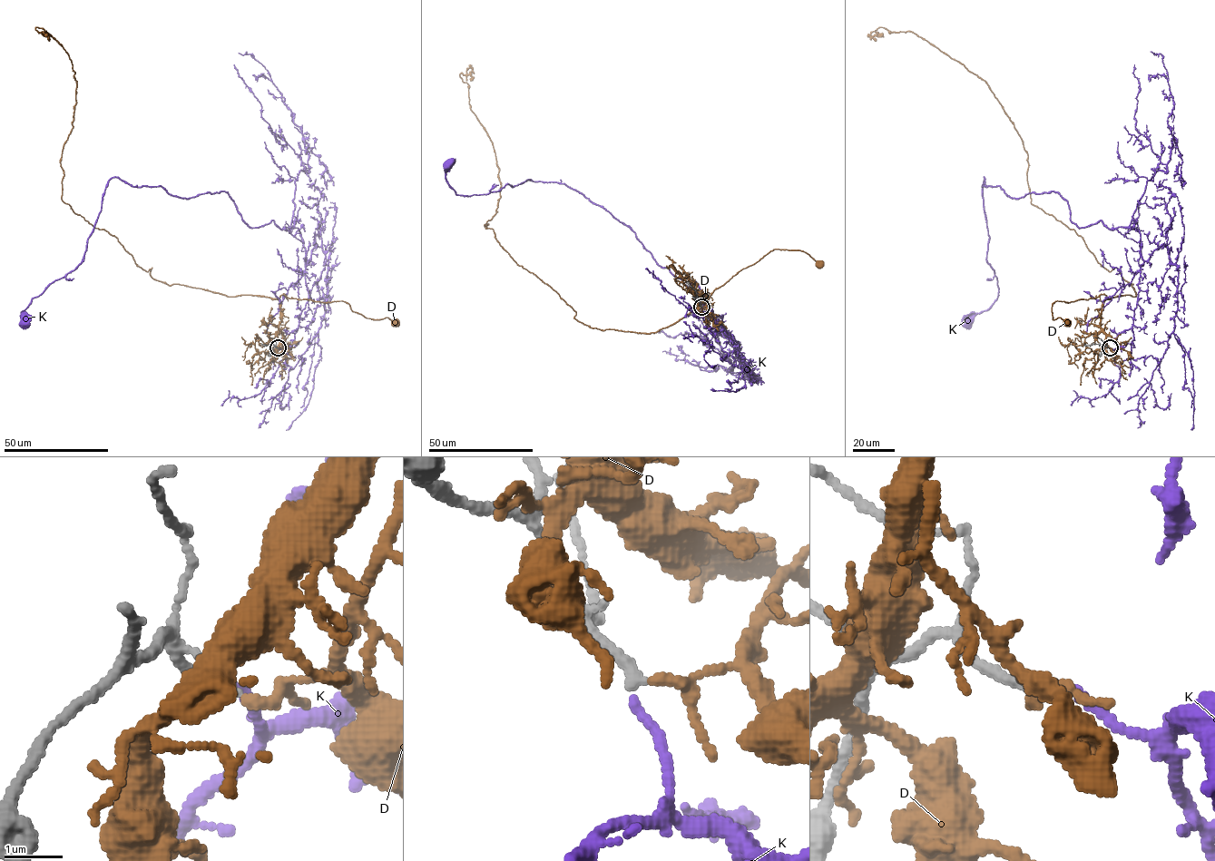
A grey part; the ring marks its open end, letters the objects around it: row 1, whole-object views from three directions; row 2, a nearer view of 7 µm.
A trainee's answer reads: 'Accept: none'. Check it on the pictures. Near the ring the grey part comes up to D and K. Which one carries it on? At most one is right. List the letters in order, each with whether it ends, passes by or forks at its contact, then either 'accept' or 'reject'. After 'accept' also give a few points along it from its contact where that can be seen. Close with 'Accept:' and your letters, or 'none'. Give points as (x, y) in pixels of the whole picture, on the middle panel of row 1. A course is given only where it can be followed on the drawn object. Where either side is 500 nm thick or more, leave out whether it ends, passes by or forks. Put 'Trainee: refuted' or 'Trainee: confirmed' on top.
Trainee: refuted
D: it passes by | reject
K: it ends | accept | via (701, 307), (717, 329), (731, 337), (629, 227), (575, 190), (527, 180), (460, 196), (445, 177), (448, 166)
Accept: K

